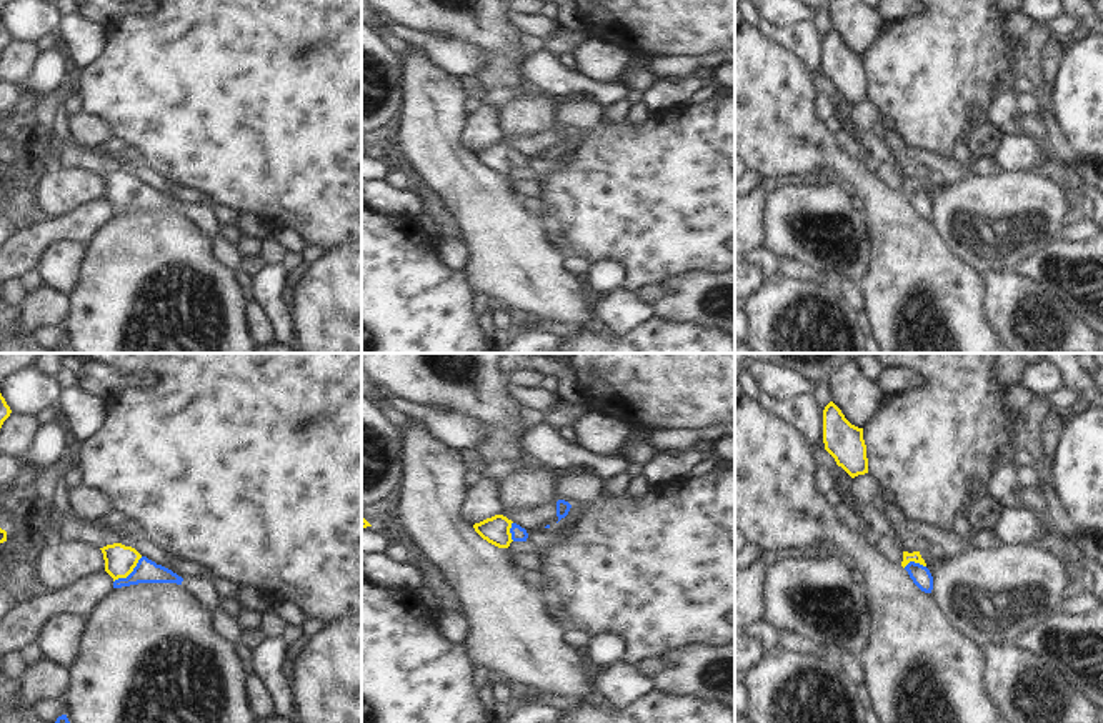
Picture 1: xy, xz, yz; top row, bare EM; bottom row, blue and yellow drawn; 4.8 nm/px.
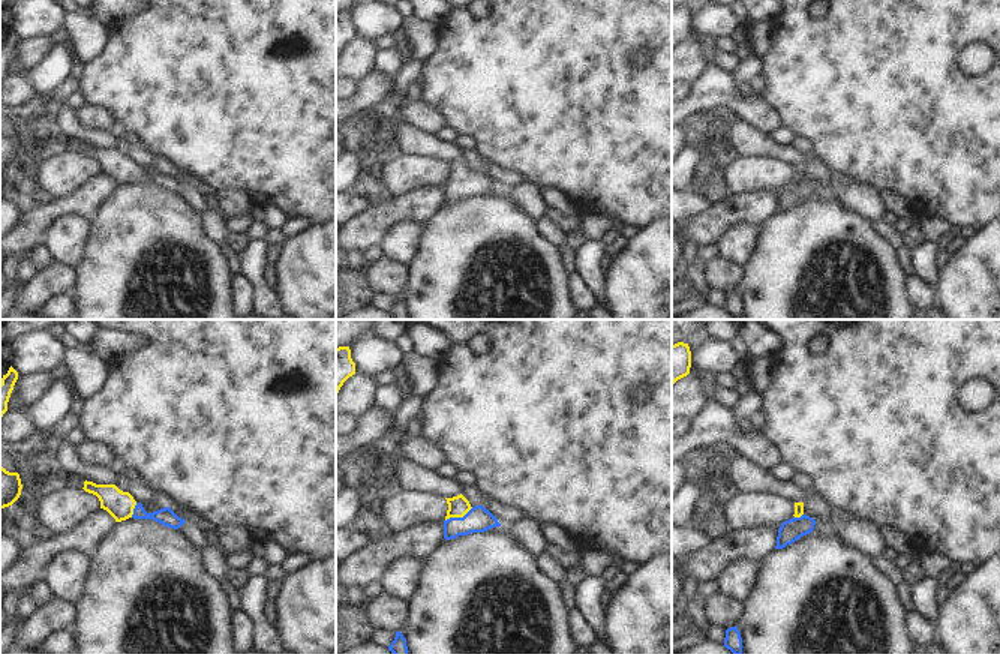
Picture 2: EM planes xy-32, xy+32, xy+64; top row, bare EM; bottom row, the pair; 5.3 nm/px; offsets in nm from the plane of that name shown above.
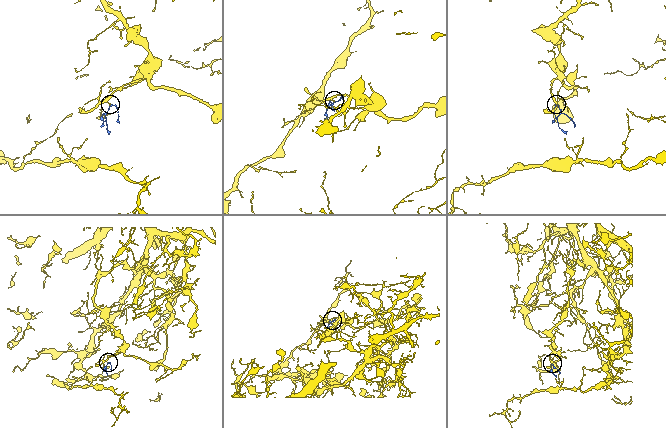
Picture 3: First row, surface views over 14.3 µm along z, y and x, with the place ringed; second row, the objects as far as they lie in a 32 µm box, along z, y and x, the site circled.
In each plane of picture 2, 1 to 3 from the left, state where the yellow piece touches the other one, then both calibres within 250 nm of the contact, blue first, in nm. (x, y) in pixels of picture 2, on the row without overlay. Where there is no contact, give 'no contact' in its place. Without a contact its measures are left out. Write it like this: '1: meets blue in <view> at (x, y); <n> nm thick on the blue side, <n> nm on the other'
1: meets blue in xy-32 at (134, 174); 90 nm thick on the blue side, 150 nm on the other
2: meets blue in xy+32 at (459, 182); 140 nm thick on the blue side, 110 nm on the other
3: meets blue in xy+64 at (798, 182); 120 nm thick on the blue side, 50 nm on the other

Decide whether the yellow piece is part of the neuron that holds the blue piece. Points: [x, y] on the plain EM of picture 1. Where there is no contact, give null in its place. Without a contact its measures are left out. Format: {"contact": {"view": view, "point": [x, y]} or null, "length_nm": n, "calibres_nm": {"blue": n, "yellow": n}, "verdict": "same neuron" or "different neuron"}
{"contact": {"view": "xy", "point": [130, 200]}, "length_nm": 190, "calibres_nm": {"blue": 110, "yellow": 150}, "verdict": "same neuron"}

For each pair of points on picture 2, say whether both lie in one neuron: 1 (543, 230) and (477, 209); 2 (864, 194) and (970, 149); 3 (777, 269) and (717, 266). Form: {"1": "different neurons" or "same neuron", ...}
{"1": "different neurons", "2": "different neurons", "3": "different neurons"}

